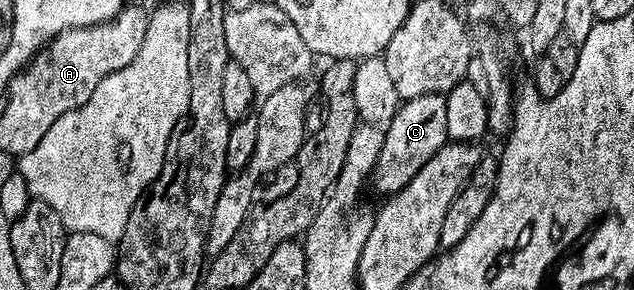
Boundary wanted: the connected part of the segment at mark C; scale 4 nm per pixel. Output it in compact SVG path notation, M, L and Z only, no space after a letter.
M428 94L405 100L385 126L377 165L370 174L370 183L384 197L398 192L448 141L447 105L443 94Z

